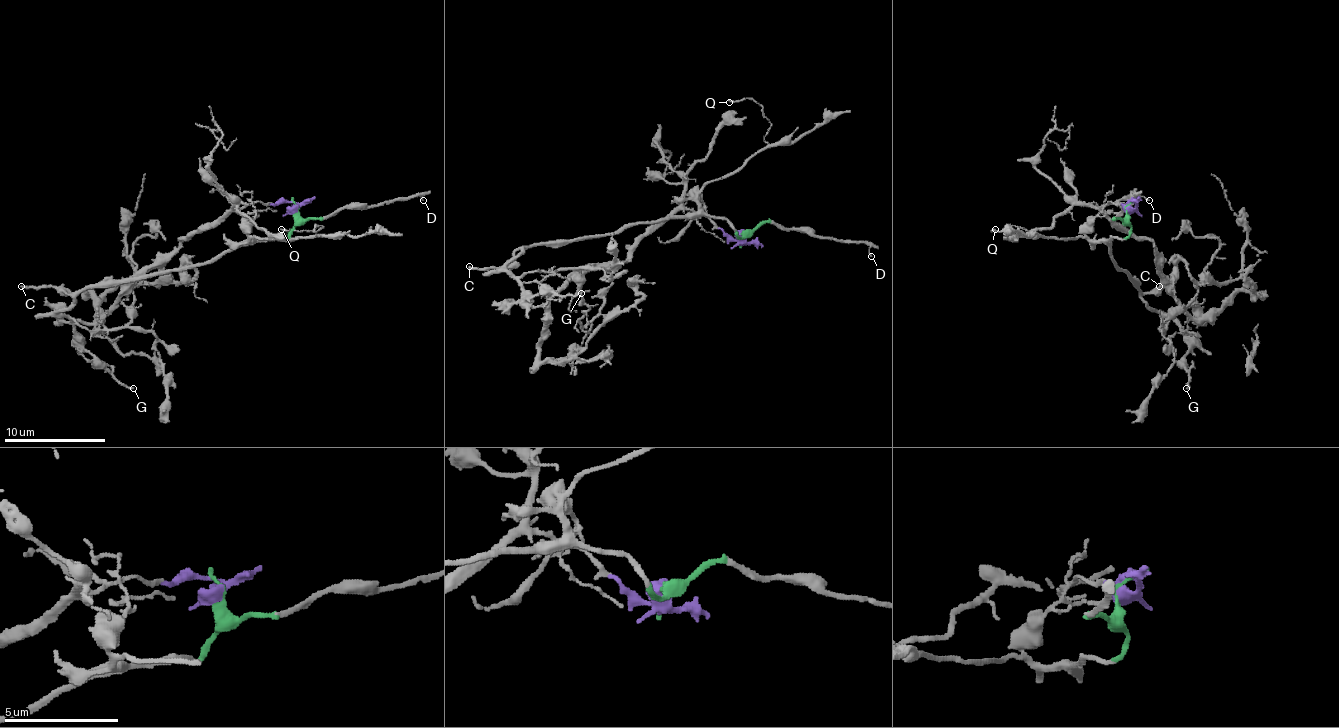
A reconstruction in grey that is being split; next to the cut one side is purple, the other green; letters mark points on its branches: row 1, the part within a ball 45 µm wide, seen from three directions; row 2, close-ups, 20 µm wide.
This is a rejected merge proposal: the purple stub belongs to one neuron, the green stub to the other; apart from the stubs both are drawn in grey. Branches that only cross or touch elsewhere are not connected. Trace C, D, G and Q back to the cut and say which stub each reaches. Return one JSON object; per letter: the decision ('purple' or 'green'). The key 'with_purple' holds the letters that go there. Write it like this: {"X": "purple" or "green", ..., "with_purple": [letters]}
{"C": "green", "D": "green", "G": "green", "Q": "green", "with_purple": []}

